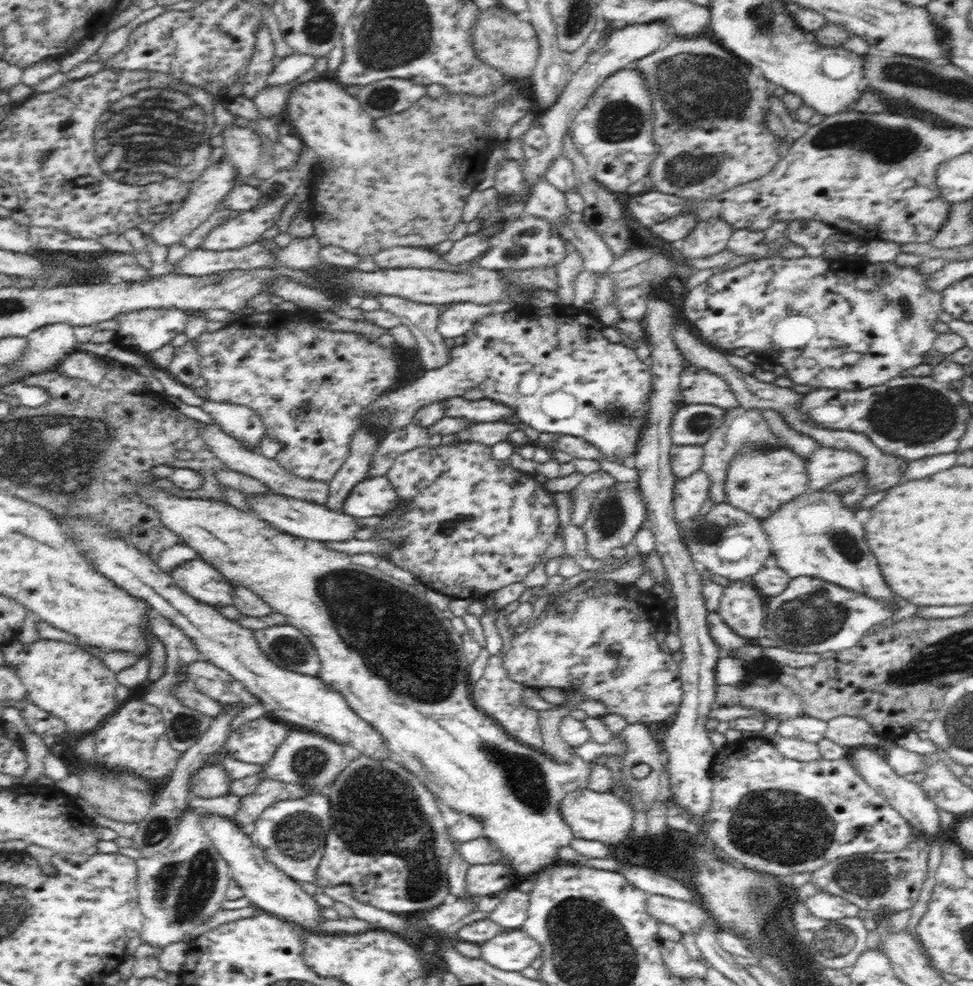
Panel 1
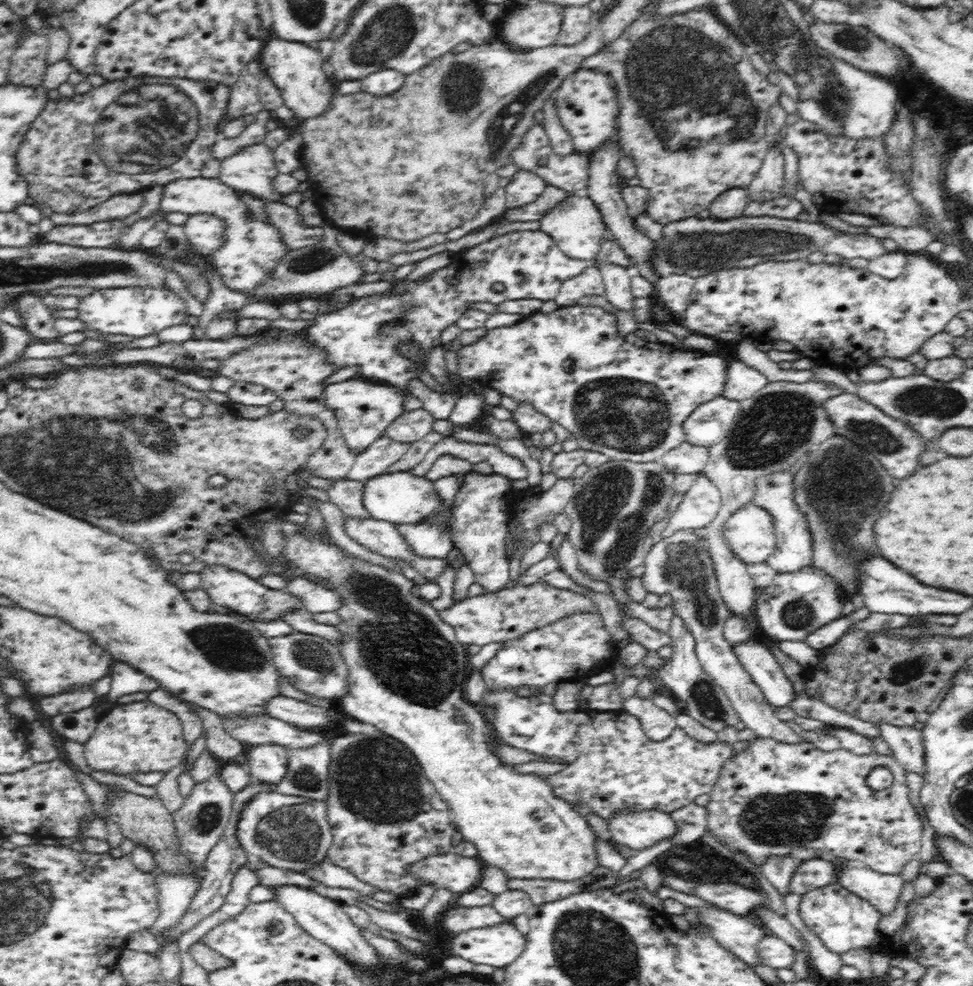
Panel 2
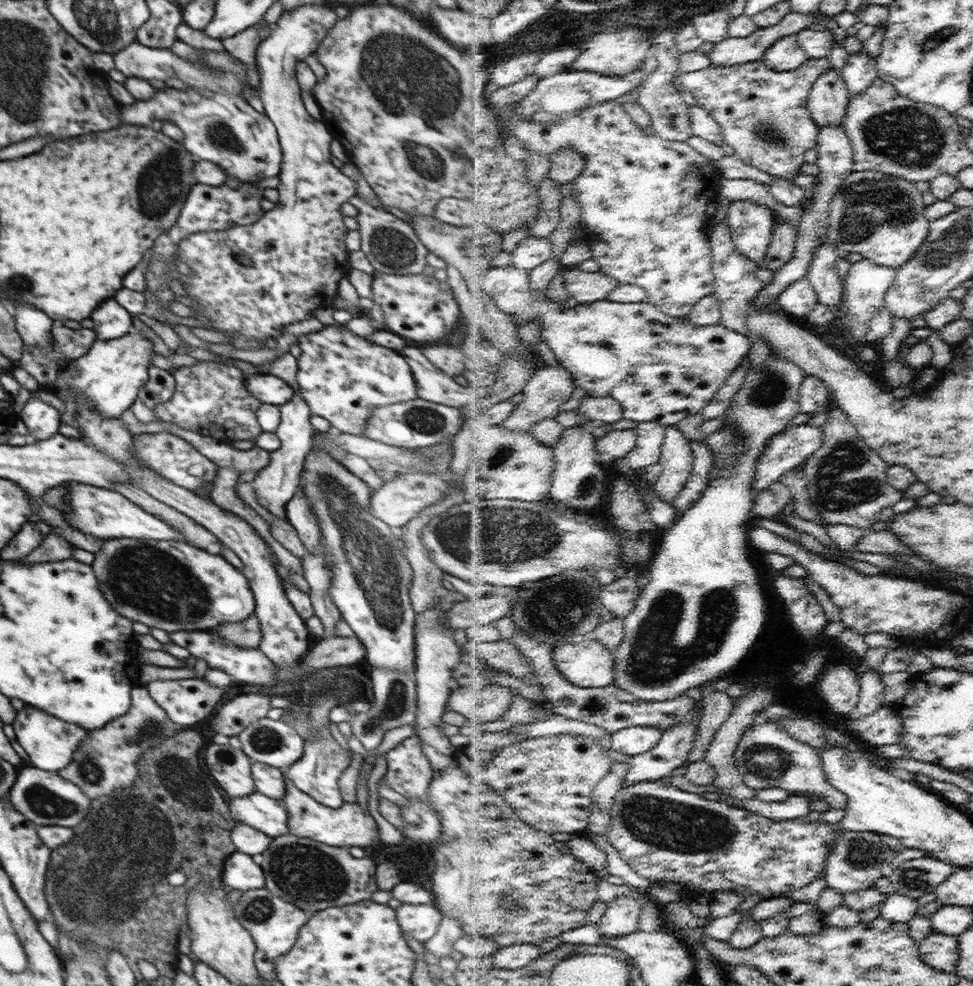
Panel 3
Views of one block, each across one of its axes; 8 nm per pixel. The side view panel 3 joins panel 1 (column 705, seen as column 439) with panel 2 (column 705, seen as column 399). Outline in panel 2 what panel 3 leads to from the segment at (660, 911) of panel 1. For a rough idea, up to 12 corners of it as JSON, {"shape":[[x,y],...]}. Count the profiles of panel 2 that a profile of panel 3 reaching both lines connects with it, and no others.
{"shape":[[699,909],[720,946],[750,966],[760,965],[758,943],[768,935],[724,909]]}

